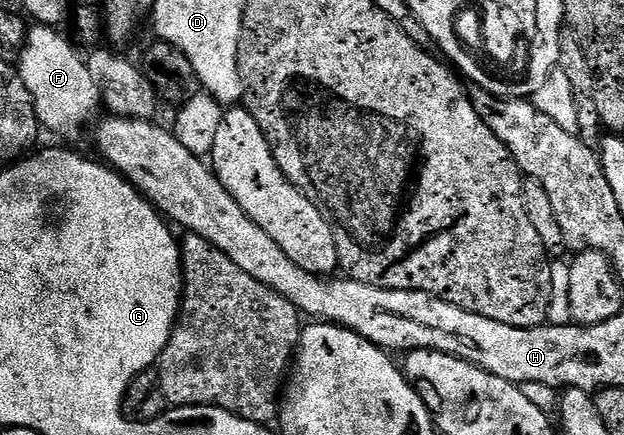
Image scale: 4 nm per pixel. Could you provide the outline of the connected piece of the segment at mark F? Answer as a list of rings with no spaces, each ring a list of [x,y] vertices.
[[[35,24],[27,32],[25,48],[17,58],[16,68],[24,87],[28,87],[28,95],[34,100],[39,126],[58,137],[78,137],[82,128],[99,116],[102,96],[96,87],[96,79],[92,79],[92,71],[88,71],[86,57],[77,53],[79,50],[67,34],[66,38],[58,32],[62,31]]]

